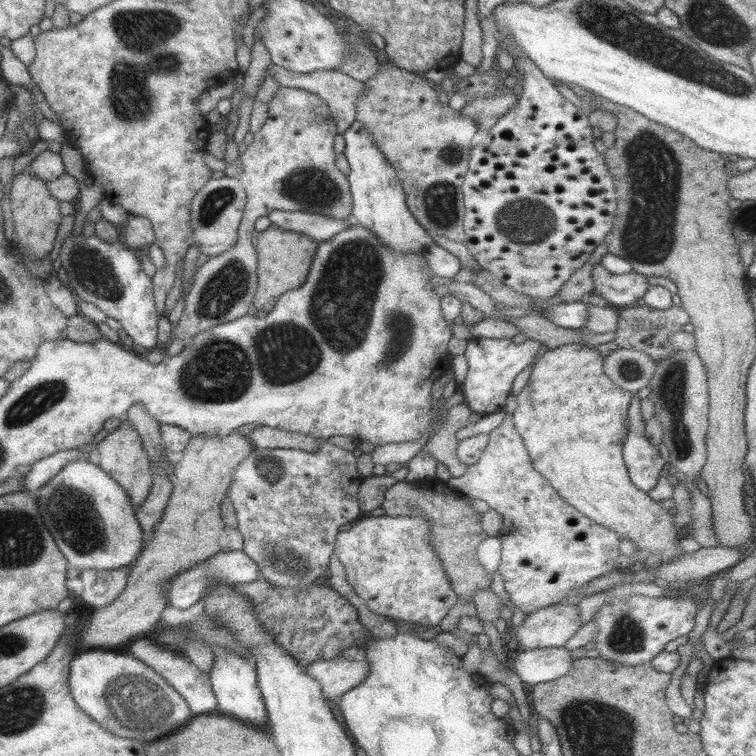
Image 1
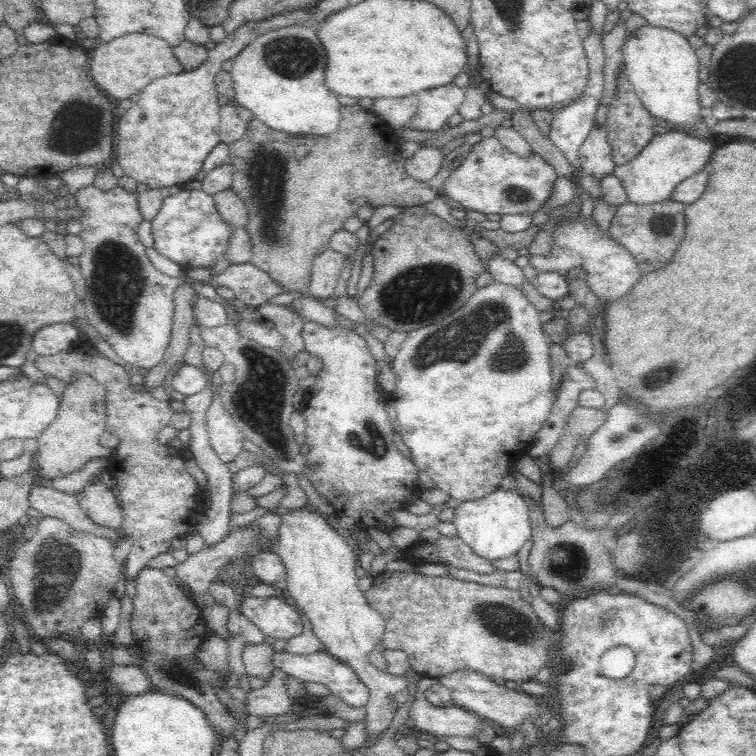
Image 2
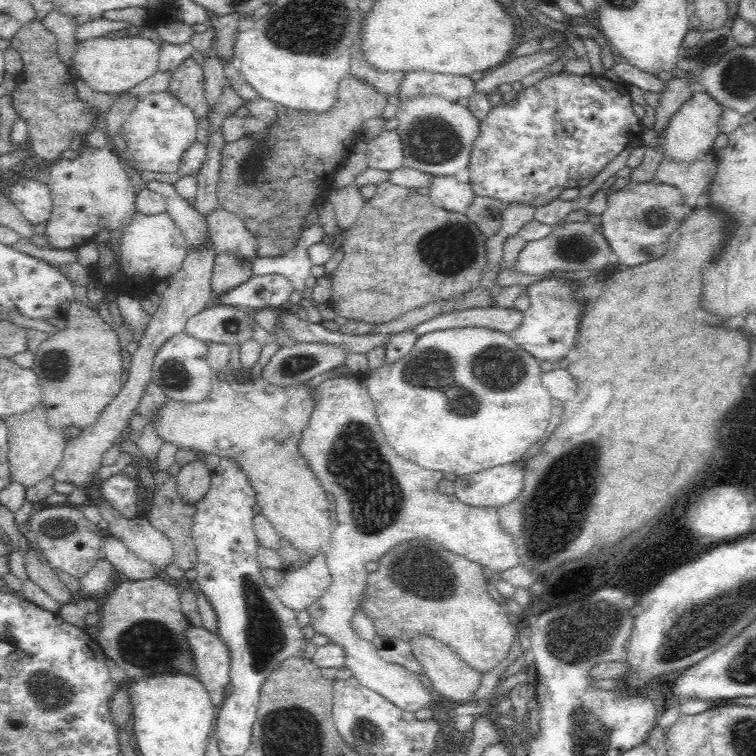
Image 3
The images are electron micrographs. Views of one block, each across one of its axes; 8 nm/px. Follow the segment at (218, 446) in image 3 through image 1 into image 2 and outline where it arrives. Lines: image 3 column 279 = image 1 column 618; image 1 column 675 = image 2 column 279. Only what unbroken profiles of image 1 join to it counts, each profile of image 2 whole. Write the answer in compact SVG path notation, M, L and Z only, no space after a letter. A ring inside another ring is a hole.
M312 508L294 510L282 518L284 522L278 530L280 536L276 542L276 554L286 566L288 574L282 586L286 588L288 598L296 604L296 608L302 610L308 618L314 636L326 646L324 650L338 658L338 662L354 668L358 678L368 686L370 702L366 706L364 718L364 722L368 722L368 736L374 736L382 730L386 732L394 716L394 696L402 690L408 690L410 680L406 676L394 676L388 672L384 674L366 660L366 656L378 644L382 644L386 634L386 620L368 604L364 592L358 590L358 548L344 540L344 536L338 536L338 530L330 524L330 520Z

